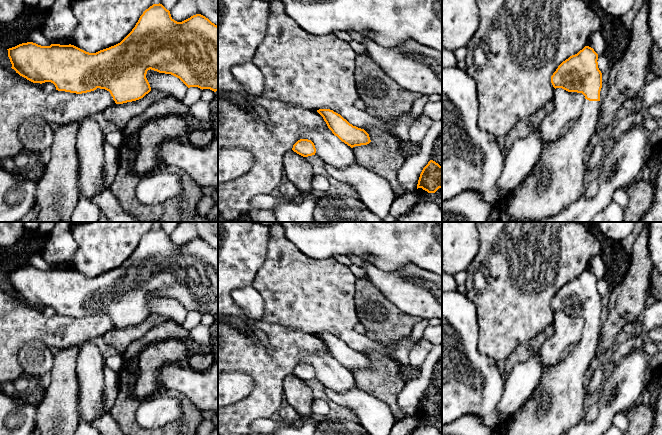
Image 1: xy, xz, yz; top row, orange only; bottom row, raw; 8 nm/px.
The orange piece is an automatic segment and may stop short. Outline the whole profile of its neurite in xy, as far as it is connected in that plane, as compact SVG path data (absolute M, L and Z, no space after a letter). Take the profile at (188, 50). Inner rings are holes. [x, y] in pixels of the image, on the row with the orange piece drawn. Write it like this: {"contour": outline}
{"contour": "M153 4L148 9L146 9L143 14L140 16L138 22L132 31L118 44L111 46L109 48L100 50L96 53L86 52L74 45L60 45L60 44L51 44L50 46L41 46L33 42L27 42L19 44L15 47L9 48L8 57L12 64L12 69L16 71L20 76L26 78L27 80L33 83L45 83L51 82L55 85L56 90L65 91L70 93L82 94L96 90L97 88L105 89L110 92L113 100L116 104L123 104L127 102L132 102L143 98L146 94L151 91L150 84L146 78L148 70L154 70L159 73L171 74L179 78L188 88L198 87L200 89L210 89L214 92L218 91L218 26L212 23L208 18L201 14L196 14L190 18L177 22L175 21L170 14L170 11L167 10L162 4Z"}

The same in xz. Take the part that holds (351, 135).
{"contour": "M319 109L317 112L323 117L332 133L351 148L371 142L369 134L364 129L353 126L333 110Z"}

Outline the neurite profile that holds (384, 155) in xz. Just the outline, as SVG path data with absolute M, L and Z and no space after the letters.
M369 127L364 130L369 134L371 142L352 148L356 164L384 177L396 198L407 193L397 178L397 173L406 160L403 143L378 128Z

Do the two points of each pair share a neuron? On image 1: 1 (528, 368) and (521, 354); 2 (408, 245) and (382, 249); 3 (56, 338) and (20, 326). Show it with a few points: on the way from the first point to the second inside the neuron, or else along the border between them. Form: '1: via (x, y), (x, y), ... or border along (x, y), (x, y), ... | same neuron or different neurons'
1: border along (537, 352), (518, 362), (506, 375) | different neurons
2: via (402, 245), (388, 245) | same neuron
3: via (47, 329), (29, 326) | same neuron

